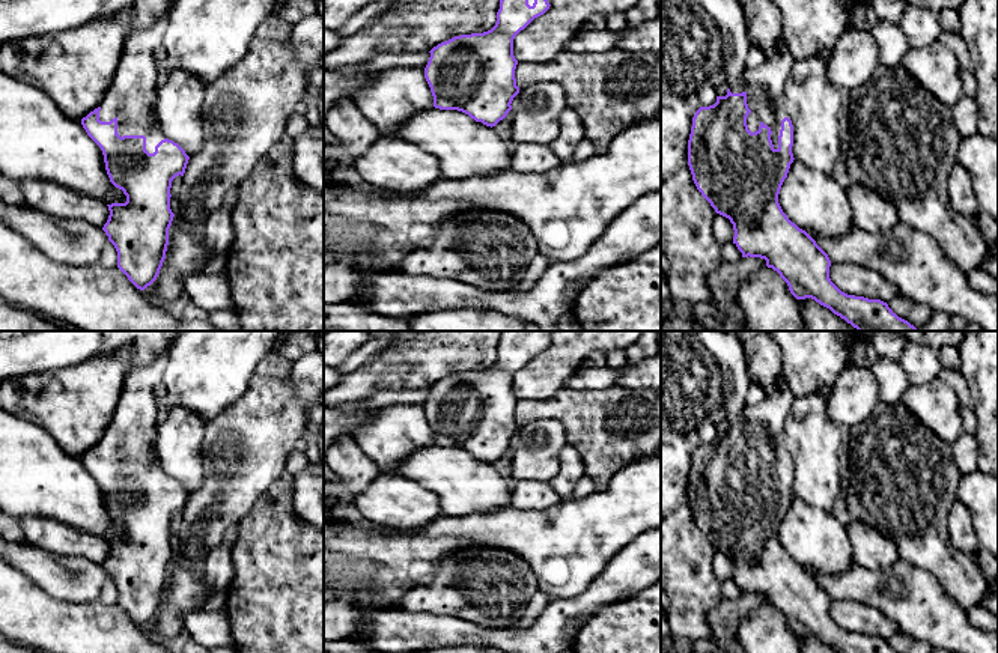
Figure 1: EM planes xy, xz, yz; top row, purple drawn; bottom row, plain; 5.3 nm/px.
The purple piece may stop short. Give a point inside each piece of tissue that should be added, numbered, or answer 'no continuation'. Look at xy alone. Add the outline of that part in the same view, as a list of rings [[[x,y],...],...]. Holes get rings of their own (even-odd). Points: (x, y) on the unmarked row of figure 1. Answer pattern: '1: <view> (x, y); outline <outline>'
1: xy (131, 435); outline [[[167,351],[146,367],[128,373],[111,423],[99,447],[99,457],[117,456],[117,471],[145,472],[146,487],[166,475],[155,453],[157,400],[154,391],[163,385]]]

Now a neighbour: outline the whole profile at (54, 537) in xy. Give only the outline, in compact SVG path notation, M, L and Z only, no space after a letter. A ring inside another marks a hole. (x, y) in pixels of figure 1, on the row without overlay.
M23 518L18 521L29 543L45 552L83 557L95 564L104 564L110 548L107 540L83 533L48 518Z

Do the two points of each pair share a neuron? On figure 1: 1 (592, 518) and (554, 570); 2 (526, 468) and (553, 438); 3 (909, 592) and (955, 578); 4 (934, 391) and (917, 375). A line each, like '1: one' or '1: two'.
1: one
2: one
3: two
4: two

